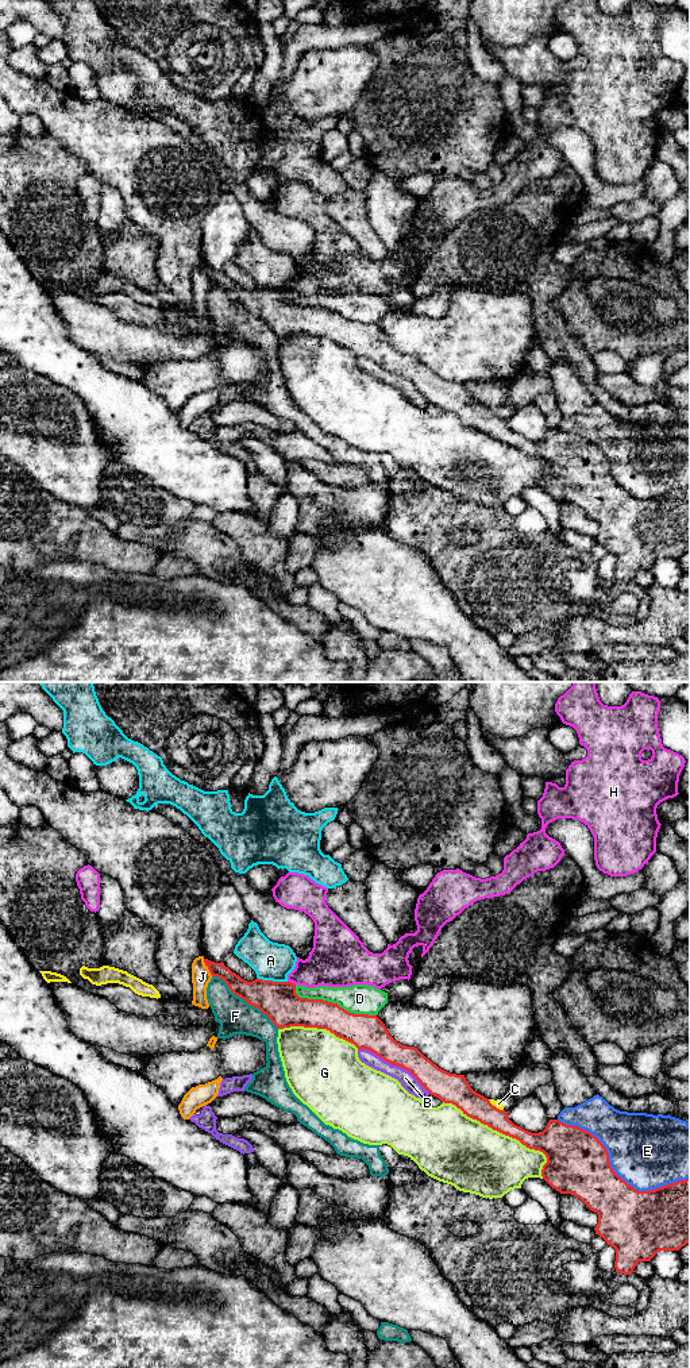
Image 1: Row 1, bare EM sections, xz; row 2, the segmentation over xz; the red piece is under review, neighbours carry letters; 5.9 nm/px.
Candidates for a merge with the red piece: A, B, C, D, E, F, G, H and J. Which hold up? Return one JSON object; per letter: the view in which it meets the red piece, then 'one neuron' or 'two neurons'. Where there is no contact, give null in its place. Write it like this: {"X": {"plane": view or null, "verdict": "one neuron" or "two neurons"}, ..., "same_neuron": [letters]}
{"A": {"plane": "xz", "verdict": "two neurons"}, "B": {"plane": "xz", "verdict": "two neurons"}, "C": {"plane": "xz", "verdict": "two neurons"}, "D": {"plane": "xz", "verdict": "two neurons"}, "E": {"plane": "xz", "verdict": "two neurons"}, "F": {"plane": "xz", "verdict": "two neurons"}, "G": {"plane": "xz", "verdict": "two neurons"}, "H": {"plane": "xz", "verdict": "two neurons"}, "J": {"plane": "xz", "verdict": "two neurons"}, "same_neuron": []}

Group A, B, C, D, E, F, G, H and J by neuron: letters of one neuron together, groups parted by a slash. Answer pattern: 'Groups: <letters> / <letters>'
Groups: A / B / C / D / E / F / G / H / J

